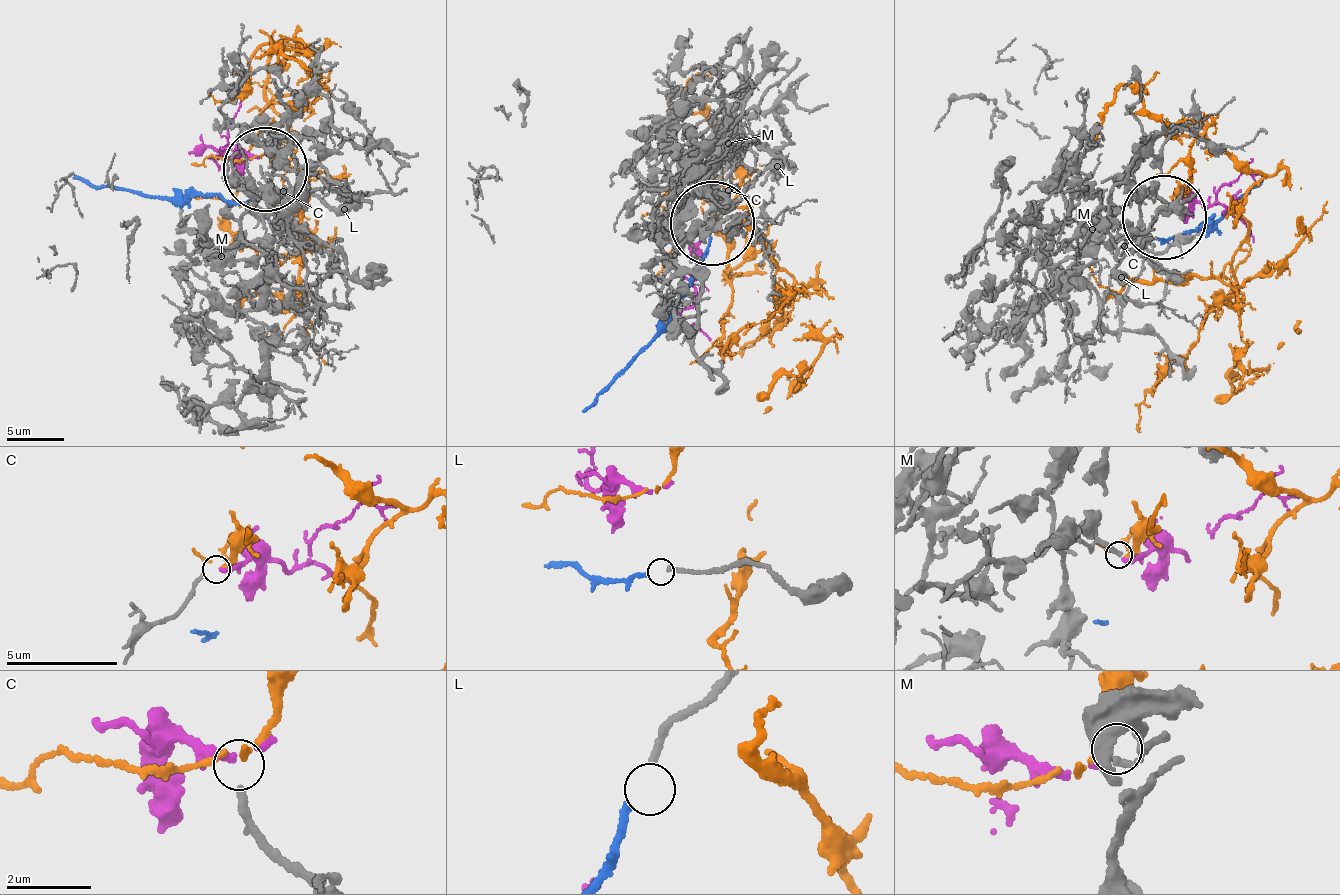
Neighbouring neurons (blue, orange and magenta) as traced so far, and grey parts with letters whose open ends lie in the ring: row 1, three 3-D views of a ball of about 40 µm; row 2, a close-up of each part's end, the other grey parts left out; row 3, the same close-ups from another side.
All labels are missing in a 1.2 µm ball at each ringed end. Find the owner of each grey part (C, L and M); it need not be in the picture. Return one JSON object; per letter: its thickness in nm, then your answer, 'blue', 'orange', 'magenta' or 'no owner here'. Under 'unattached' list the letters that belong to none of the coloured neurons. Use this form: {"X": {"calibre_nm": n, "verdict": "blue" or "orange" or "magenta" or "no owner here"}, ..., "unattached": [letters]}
{"C": {"calibre_nm": 180, "verdict": "orange"}, "L": {"calibre_nm": 180, "verdict": "blue"}, "M": {"calibre_nm": 170, "verdict": "magenta"}, "unattached": []}

